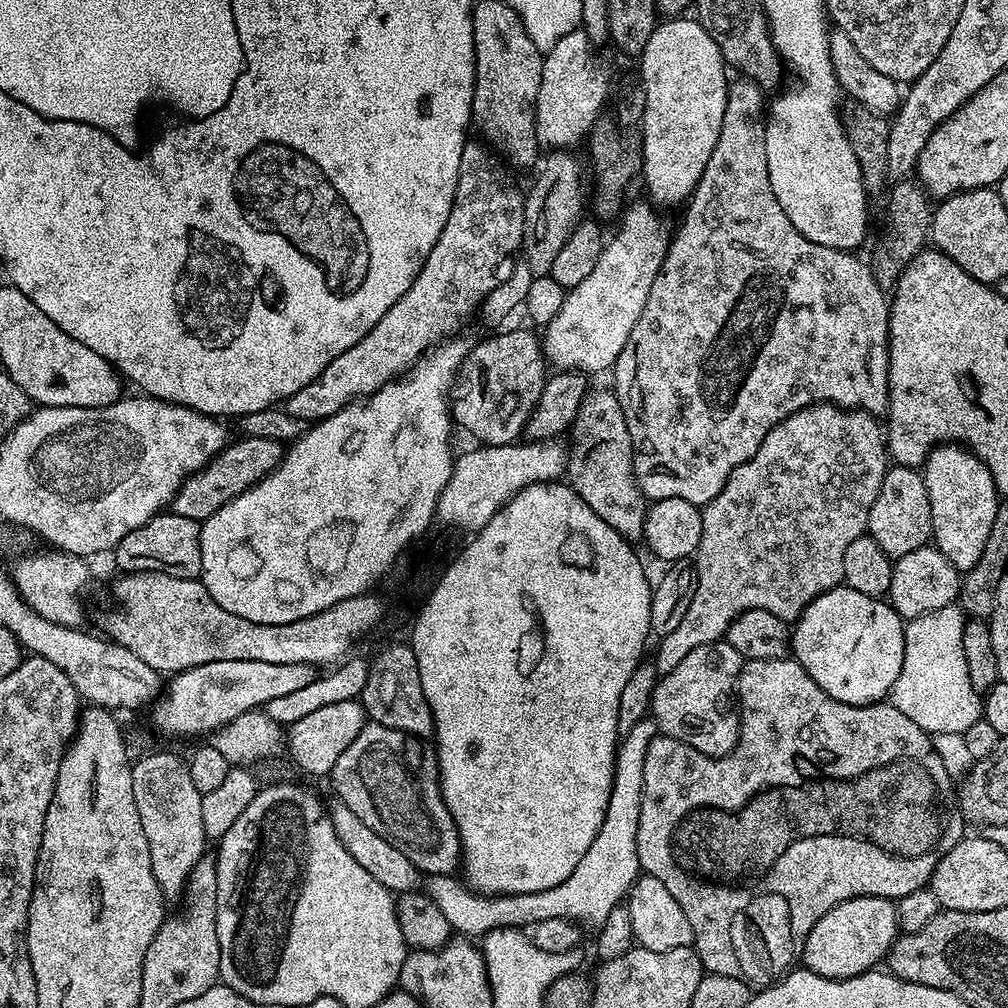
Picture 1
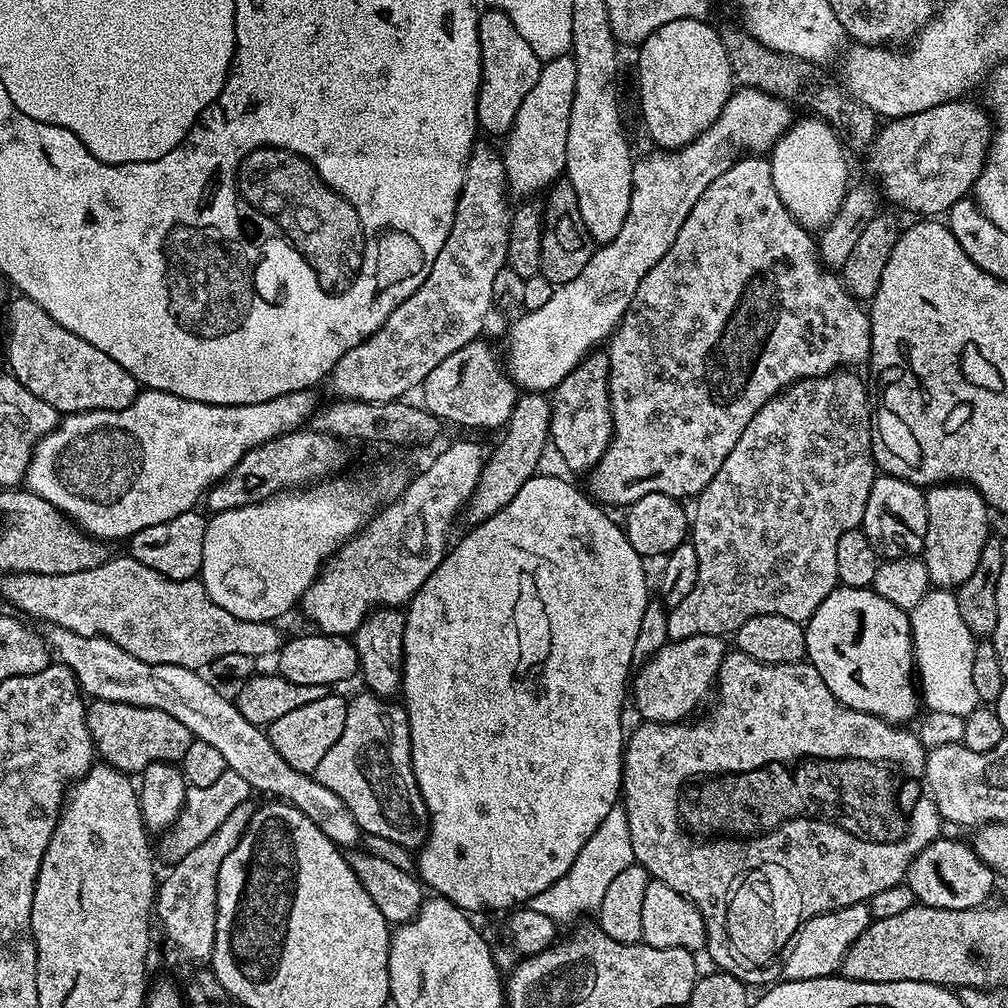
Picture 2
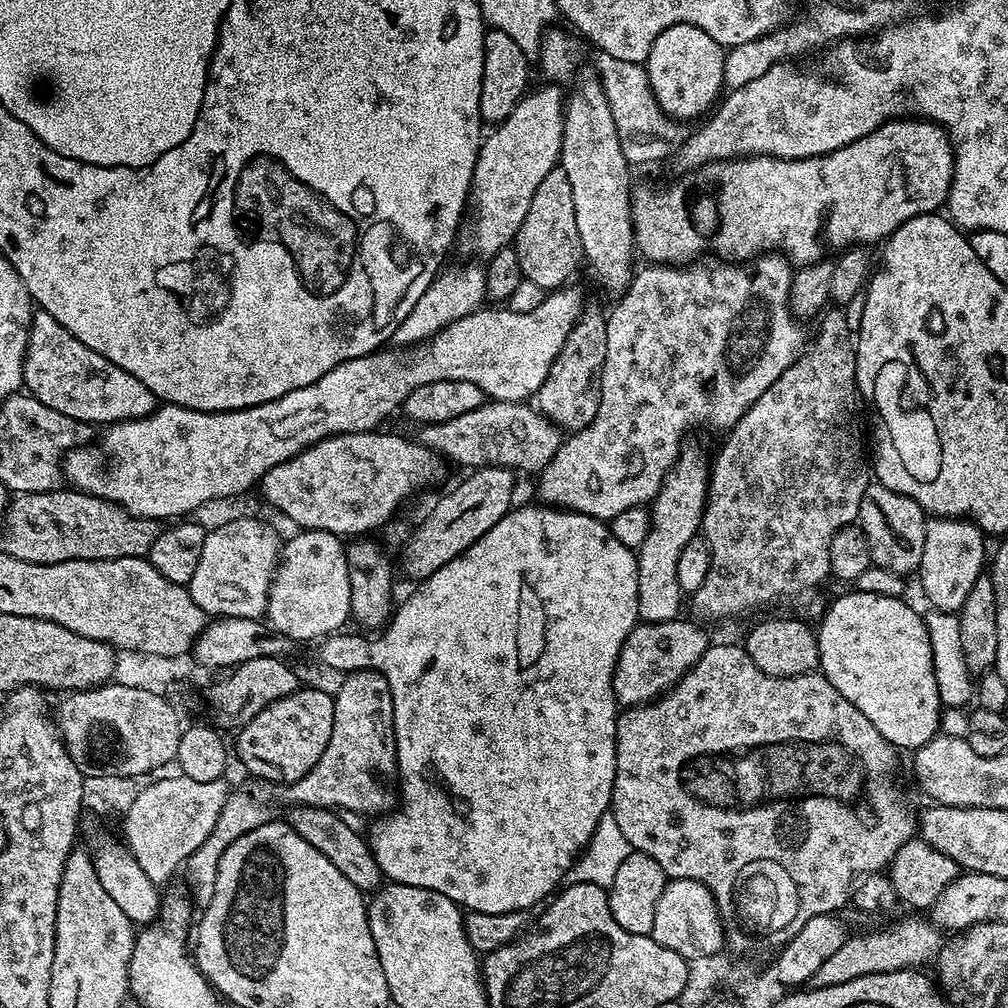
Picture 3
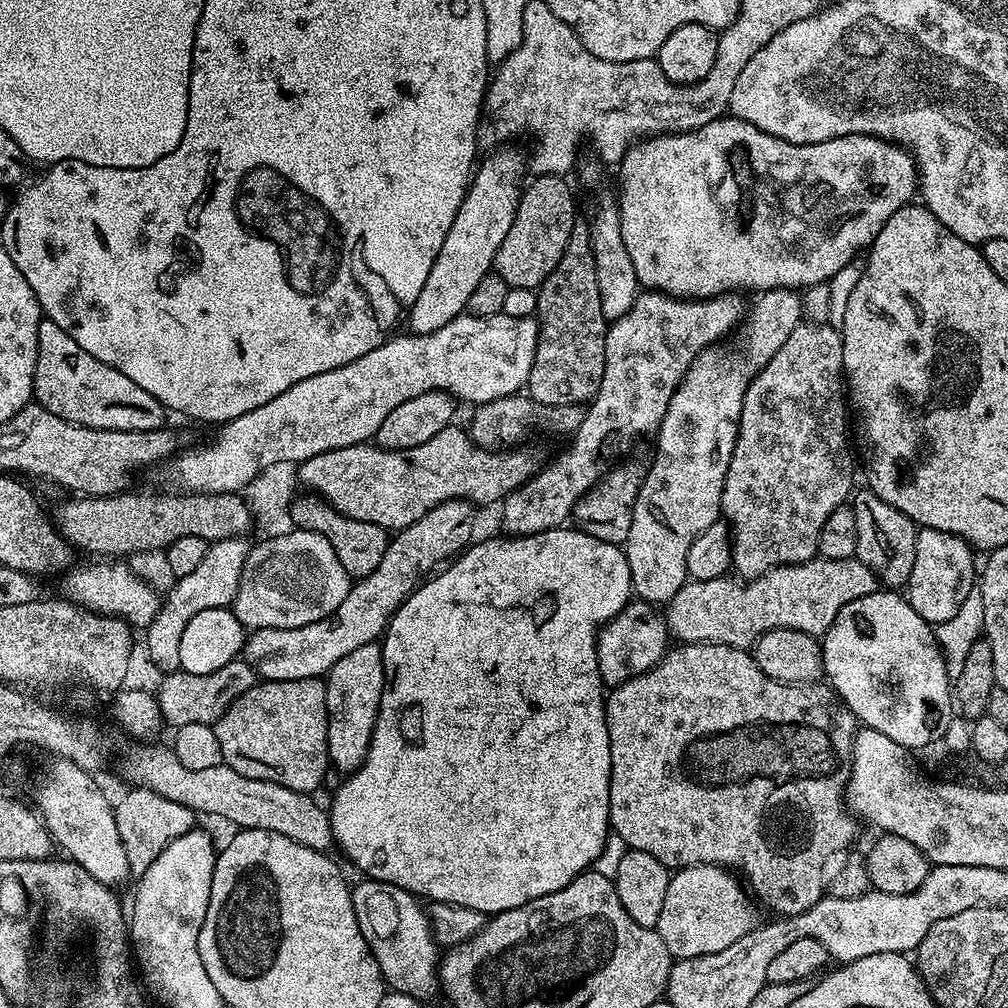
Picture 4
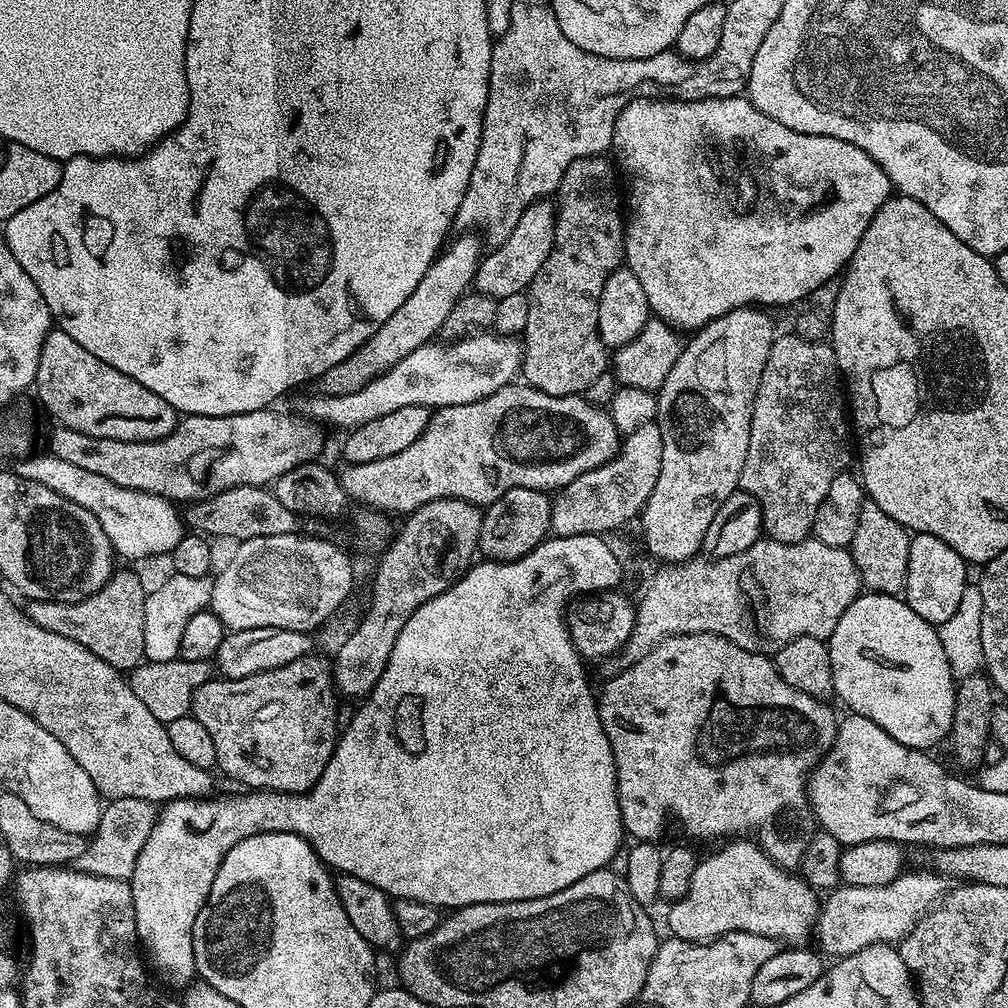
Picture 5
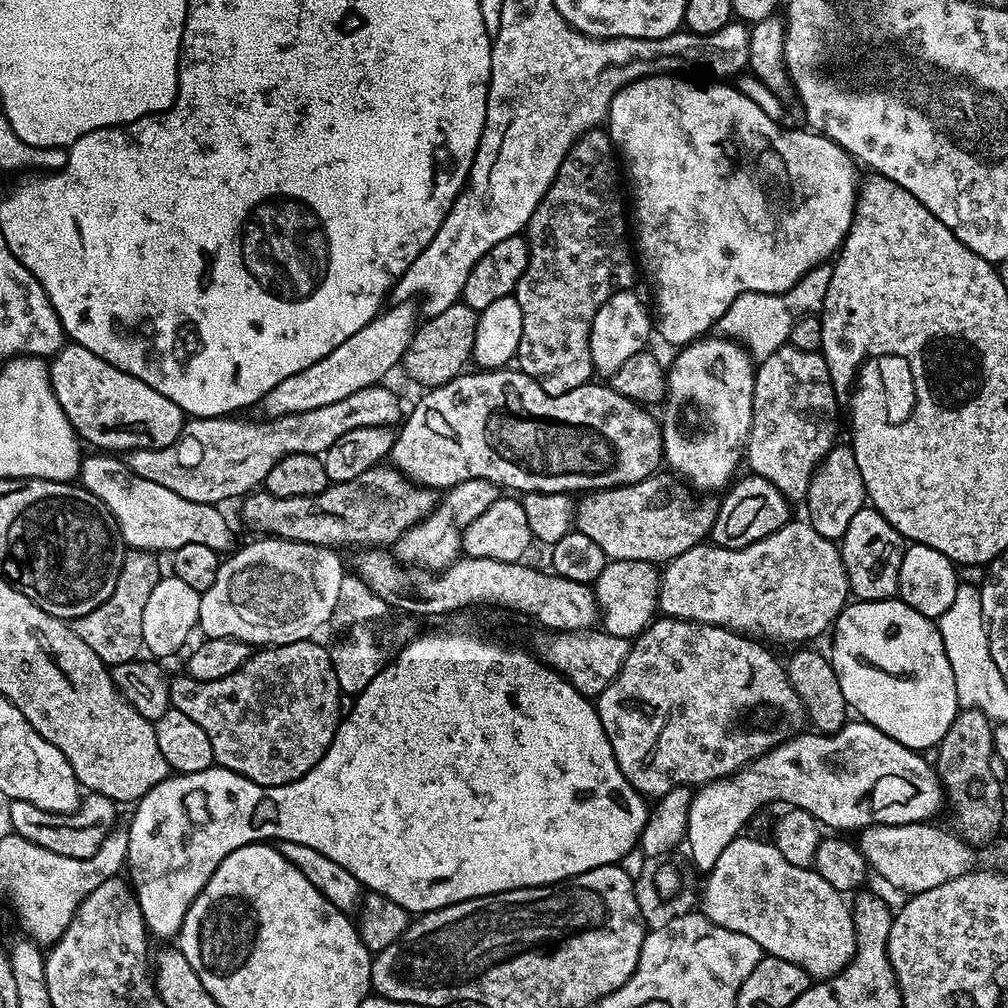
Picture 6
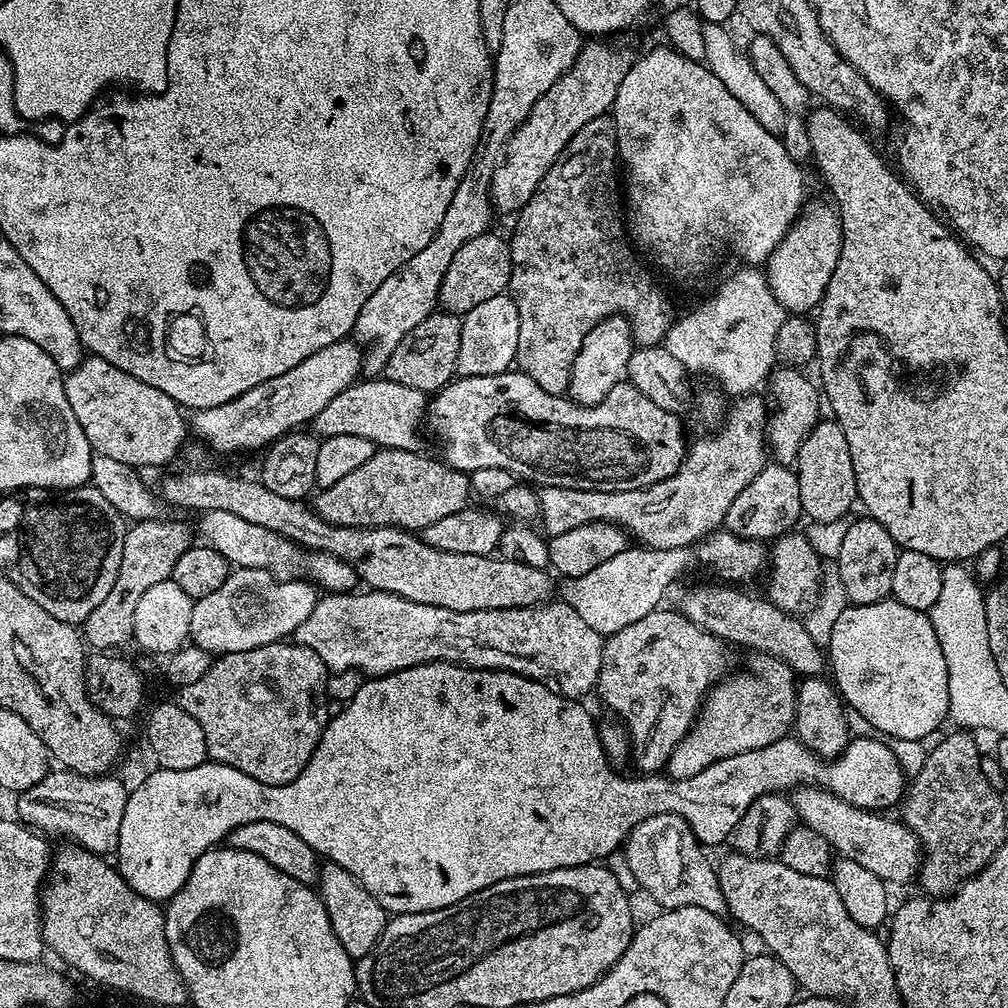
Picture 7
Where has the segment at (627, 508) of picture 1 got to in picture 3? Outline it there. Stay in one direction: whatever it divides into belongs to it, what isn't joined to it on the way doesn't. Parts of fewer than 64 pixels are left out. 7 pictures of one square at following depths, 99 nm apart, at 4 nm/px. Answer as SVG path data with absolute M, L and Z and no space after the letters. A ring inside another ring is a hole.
M581 315L570 330L562 350L558 350L558 358L554 358L550 374L546 374L546 382L542 382L534 397L535 403L540 403L536 403L539 411L561 430L567 430L569 433L581 432L586 426L590 426L590 422L594 422L594 414L598 414L602 370L606 366L604 322L603 315Z

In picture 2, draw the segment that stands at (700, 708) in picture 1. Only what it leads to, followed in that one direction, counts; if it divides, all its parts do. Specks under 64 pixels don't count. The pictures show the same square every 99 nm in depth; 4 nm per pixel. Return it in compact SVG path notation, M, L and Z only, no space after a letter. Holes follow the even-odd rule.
M698 634L694 638L682 638L673 640L662 646L650 657L645 664L639 665L634 679L630 684L630 700L636 703L636 712L641 721L649 724L678 724L689 719L688 716L704 699L713 695L716 686L716 676L726 655L726 643L723 636L711 636L710 634Z

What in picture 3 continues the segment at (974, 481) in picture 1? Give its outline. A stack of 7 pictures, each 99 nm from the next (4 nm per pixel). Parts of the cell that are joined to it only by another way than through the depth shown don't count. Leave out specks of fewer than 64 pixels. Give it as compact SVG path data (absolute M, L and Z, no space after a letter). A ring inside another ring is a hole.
M937 516L928 520L926 542L922 545L922 562L918 569L920 588L931 607L937 612L959 613L966 594L985 571L985 533L967 518Z

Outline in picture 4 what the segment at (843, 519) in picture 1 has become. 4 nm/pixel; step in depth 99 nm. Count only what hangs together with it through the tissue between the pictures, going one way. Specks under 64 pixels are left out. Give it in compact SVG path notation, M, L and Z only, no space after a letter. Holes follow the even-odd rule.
M801 322L786 342L779 347L765 368L757 374L746 390L742 402L740 424L737 426L737 444L734 446L733 458L726 471L725 485L722 486L722 502L720 510L723 519L730 525L732 541L731 567L740 578L761 576L771 568L780 568L783 564L804 564L819 553L818 534L822 534L822 526L826 526L826 518L834 514L836 508L845 507L846 501L853 495L852 488L852 448L848 445L848 408L846 403L846 377L842 362L842 338L840 329L827 324L810 324Z

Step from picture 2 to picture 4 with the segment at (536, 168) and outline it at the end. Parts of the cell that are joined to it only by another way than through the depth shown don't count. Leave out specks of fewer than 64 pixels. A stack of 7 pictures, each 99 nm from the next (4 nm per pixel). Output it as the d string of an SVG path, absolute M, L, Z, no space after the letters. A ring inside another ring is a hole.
M512 146L501 148L504 148L501 152L479 161L469 183L468 193L464 196L462 206L458 206L454 223L450 225L450 234L446 234L446 242L442 242L442 250L438 250L430 278L426 278L422 294L418 294L412 303L407 320L412 327L409 329L417 336L434 334L434 330L446 326L446 322L465 315L470 294L474 294L482 278L493 271L498 246L502 246L502 238L506 238L514 222L516 207L520 205L520 179L524 176L524 168L526 172L525 153L523 156L515 152Z

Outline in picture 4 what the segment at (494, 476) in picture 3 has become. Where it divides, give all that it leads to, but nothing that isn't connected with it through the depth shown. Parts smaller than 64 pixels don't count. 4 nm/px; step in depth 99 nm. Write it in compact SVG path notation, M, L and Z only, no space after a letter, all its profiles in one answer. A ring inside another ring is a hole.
M447 500L430 509L418 522L399 529L391 537L378 569L349 587L338 610L306 626L266 627L251 631L245 639L243 659L255 667L263 681L298 681L327 675L338 659L359 646L377 641L393 613L416 590L419 582L471 543L472 511L473 505L467 500Z

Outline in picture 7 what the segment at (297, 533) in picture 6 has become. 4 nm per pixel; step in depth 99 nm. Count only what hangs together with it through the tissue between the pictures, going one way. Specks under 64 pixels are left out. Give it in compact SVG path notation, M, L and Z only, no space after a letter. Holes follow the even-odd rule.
M381 448L370 456L365 465L358 466L353 473L346 474L345 478L334 486L321 489L315 497L314 507L320 517L334 525L351 528L397 527L403 528L404 531L422 532L450 514L463 512L469 507L472 495L469 475L450 467L441 459L428 458L419 451Z

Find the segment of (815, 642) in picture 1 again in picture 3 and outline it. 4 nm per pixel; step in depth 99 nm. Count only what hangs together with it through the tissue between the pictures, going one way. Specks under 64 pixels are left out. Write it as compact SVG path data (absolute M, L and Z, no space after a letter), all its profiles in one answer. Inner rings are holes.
M849 590L845 596L838 597L829 606L828 613L820 620L820 628L818 624L818 635L816 637L816 641L820 647L819 671L834 686L834 690L838 690L838 694L842 694L842 698L846 698L846 702L858 706L858 710L862 710L862 714L866 714L866 718L870 718L870 722L874 722L874 730L878 730L878 734L882 734L882 738L886 738L886 742L897 750L903 750L903 748L915 750L922 747L926 742L930 742L932 737L940 732L940 714L942 711L940 691L936 685L934 666L932 665L930 634L924 625L924 616L921 613L916 613L906 601L907 599L899 596L879 596L878 594L870 594L869 592Z

